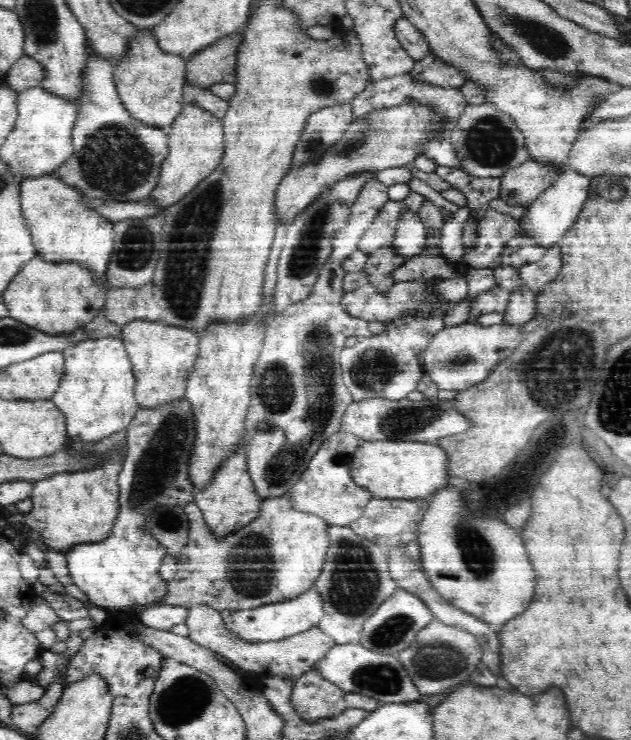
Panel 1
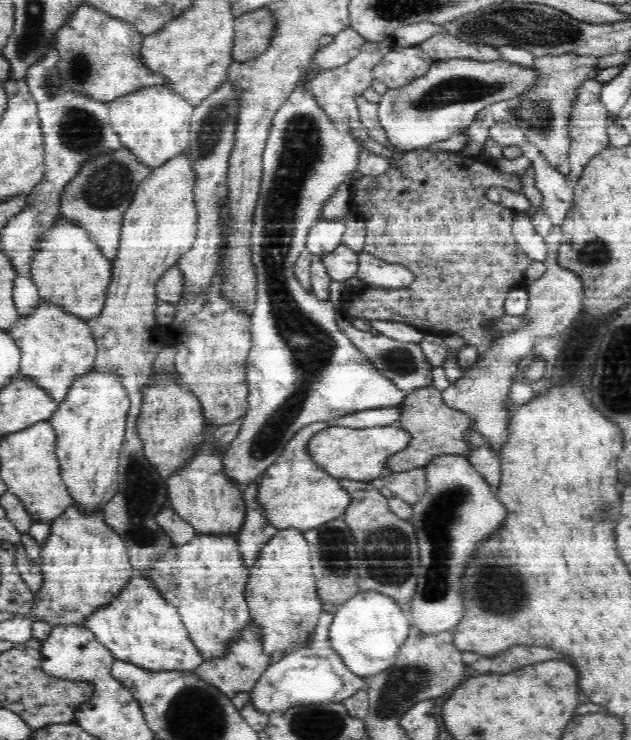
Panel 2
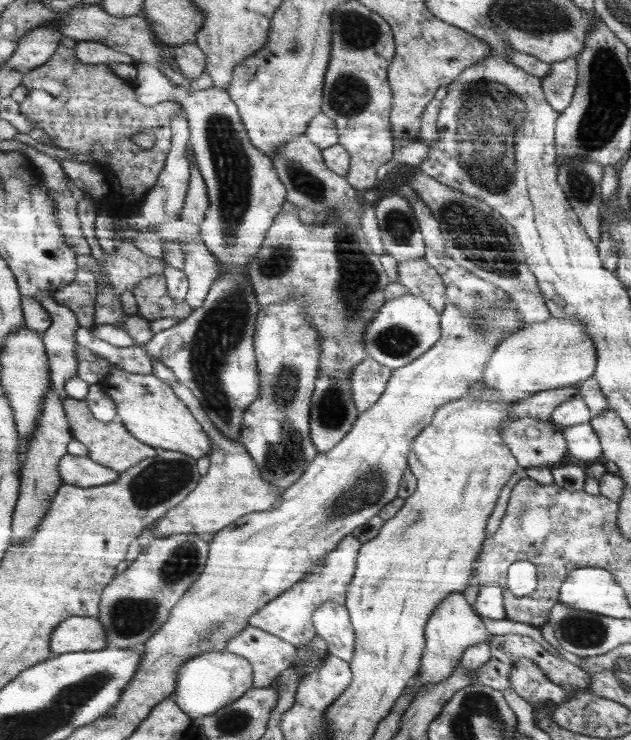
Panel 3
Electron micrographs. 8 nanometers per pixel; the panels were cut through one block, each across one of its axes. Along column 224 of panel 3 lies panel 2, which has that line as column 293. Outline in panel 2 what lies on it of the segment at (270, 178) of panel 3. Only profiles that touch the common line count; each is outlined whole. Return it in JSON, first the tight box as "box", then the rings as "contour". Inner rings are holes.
{"box":[222,77,407,487],"contour":[[[302,77],[303,82],[299,82],[298,86],[291,91],[287,96],[286,102],[279,107],[279,110],[274,116],[271,129],[269,130],[269,137],[263,152],[263,174],[262,182],[260,184],[259,199],[255,206],[255,213],[253,216],[252,232],[251,232],[251,258],[253,259],[253,267],[257,278],[257,299],[253,304],[253,311],[251,312],[251,349],[248,356],[248,361],[245,364],[246,374],[248,375],[249,387],[249,409],[246,411],[242,424],[236,438],[229,444],[224,456],[222,458],[222,474],[226,476],[227,480],[234,481],[241,487],[250,485],[254,481],[258,481],[260,476],[264,474],[265,470],[272,466],[276,459],[282,454],[286,443],[290,442],[291,437],[296,431],[300,430],[307,423],[328,421],[332,418],[338,418],[352,411],[366,410],[372,407],[387,407],[395,406],[406,398],[407,391],[400,390],[389,378],[386,378],[372,362],[366,358],[364,351],[360,350],[354,343],[339,329],[337,324],[338,310],[335,310],[334,305],[329,299],[320,299],[311,291],[307,291],[296,278],[294,274],[294,264],[297,258],[306,250],[307,236],[310,228],[318,222],[324,204],[334,196],[337,187],[342,184],[347,184],[348,179],[352,174],[358,172],[358,158],[360,156],[360,144],[354,138],[346,133],[345,127],[336,125],[333,120],[330,120],[328,115],[324,113],[322,107],[318,105],[317,98],[314,97],[312,90],[307,87],[306,79]]]}

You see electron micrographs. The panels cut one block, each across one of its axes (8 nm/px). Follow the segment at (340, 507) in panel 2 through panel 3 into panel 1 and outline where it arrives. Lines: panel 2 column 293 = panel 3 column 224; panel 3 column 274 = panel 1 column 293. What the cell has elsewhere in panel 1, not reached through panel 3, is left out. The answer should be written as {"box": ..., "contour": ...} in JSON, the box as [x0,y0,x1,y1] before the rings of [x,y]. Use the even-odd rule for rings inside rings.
{"box":[287,430,373,526],"contour":[[[342,430],[322,442],[299,481],[287,493],[294,510],[315,514],[330,526],[349,526],[362,517],[363,508],[372,500],[373,494],[356,485],[350,476],[351,458],[360,442],[363,442],[360,437]]]}

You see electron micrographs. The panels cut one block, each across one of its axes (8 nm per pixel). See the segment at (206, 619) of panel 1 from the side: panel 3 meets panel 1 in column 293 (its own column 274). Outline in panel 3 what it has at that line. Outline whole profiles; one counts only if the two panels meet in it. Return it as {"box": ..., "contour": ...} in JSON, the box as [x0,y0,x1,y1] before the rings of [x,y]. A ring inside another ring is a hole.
{"box":[226,626,297,688],"contour":[[[248,626],[228,642],[226,650],[244,658],[253,668],[253,688],[270,686],[297,658],[296,647],[274,634]]]}

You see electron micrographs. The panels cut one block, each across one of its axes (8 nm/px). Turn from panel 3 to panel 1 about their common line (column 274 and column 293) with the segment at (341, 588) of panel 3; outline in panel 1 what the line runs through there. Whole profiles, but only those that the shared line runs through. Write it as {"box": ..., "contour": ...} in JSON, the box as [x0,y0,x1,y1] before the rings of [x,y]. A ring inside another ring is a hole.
{"box":[221,586,323,643],"contour":[[[312,586],[293,601],[274,602],[248,610],[222,610],[221,617],[228,631],[238,636],[239,640],[253,643],[268,642],[282,640],[318,626],[323,616],[322,607],[323,601],[319,597],[319,591]]]}

